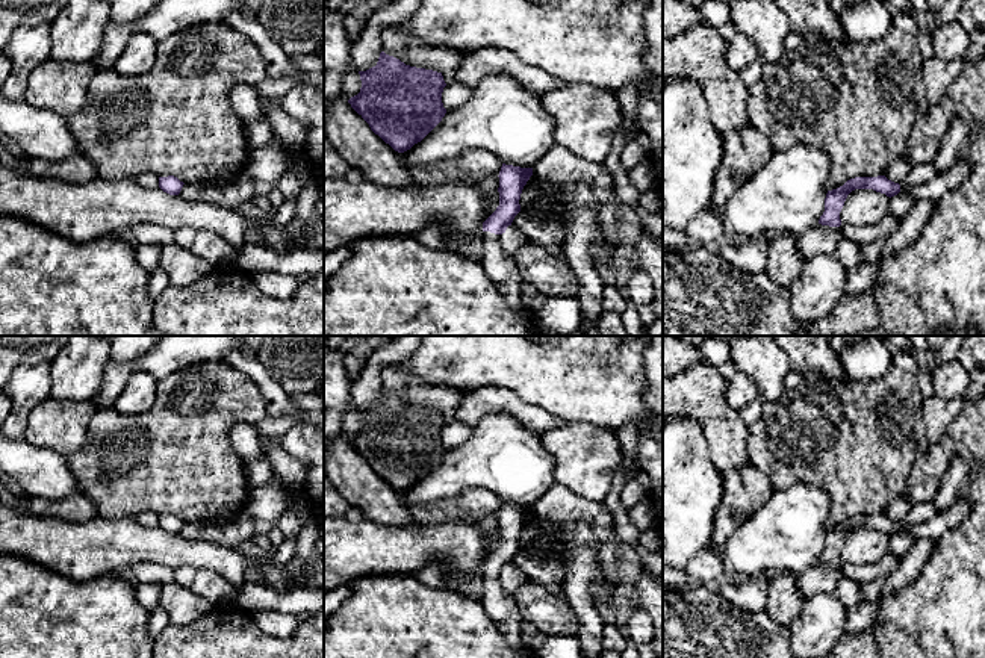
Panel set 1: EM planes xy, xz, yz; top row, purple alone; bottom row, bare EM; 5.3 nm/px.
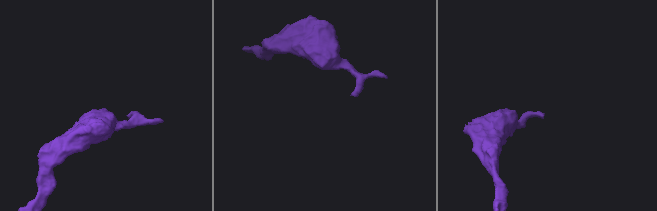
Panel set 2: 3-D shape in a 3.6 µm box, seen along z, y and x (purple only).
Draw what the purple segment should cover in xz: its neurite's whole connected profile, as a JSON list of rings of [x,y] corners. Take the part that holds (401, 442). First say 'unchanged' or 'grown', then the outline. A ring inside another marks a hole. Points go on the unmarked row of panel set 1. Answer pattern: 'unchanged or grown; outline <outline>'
unchanged; outline [[[381,390],[377,404],[359,413],[360,431],[348,442],[398,492],[421,481],[446,452],[442,411],[405,404]]]

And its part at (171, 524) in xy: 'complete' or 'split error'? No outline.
complete

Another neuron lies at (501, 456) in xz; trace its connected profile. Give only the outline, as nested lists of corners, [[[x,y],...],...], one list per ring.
[[[490,413],[472,427],[471,437],[446,449],[442,460],[418,483],[402,492],[412,505],[457,499],[469,489],[486,489],[501,502],[533,507],[554,484],[555,460],[543,449],[542,437],[505,413]]]

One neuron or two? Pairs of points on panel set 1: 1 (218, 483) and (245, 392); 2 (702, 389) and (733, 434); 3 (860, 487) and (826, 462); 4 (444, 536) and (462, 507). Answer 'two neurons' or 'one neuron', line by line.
1: one neuron
2: one neuron
3: one neuron
4: two neurons

